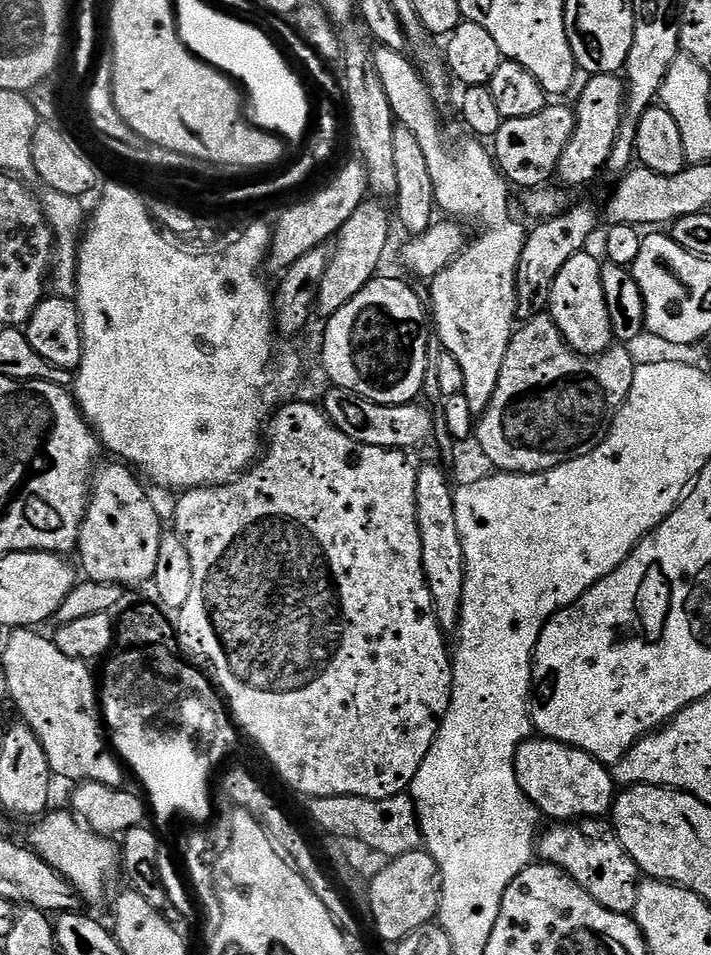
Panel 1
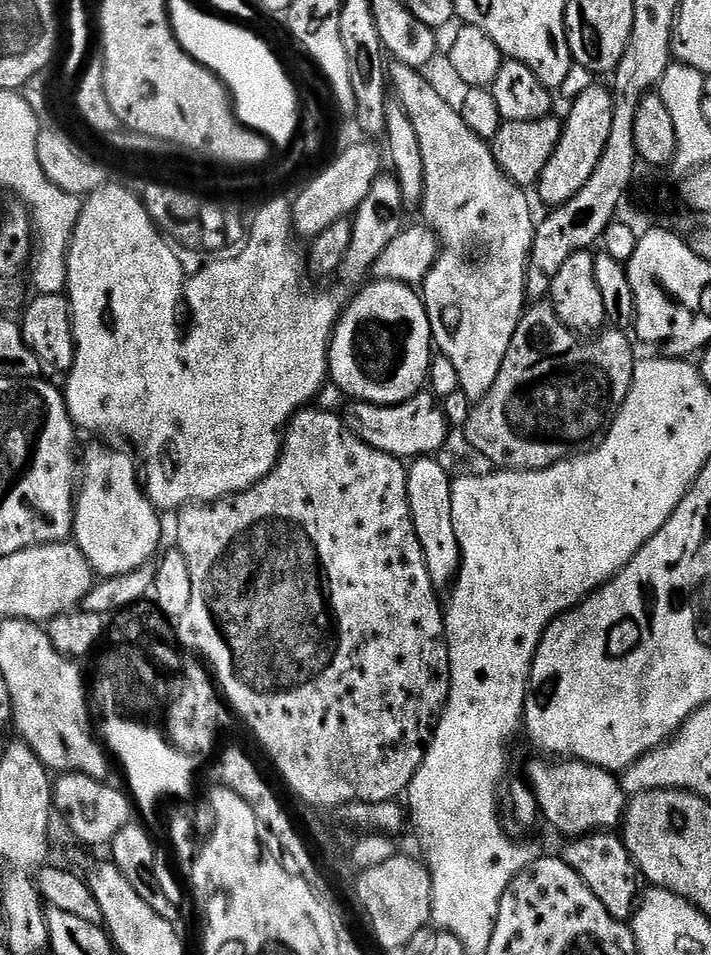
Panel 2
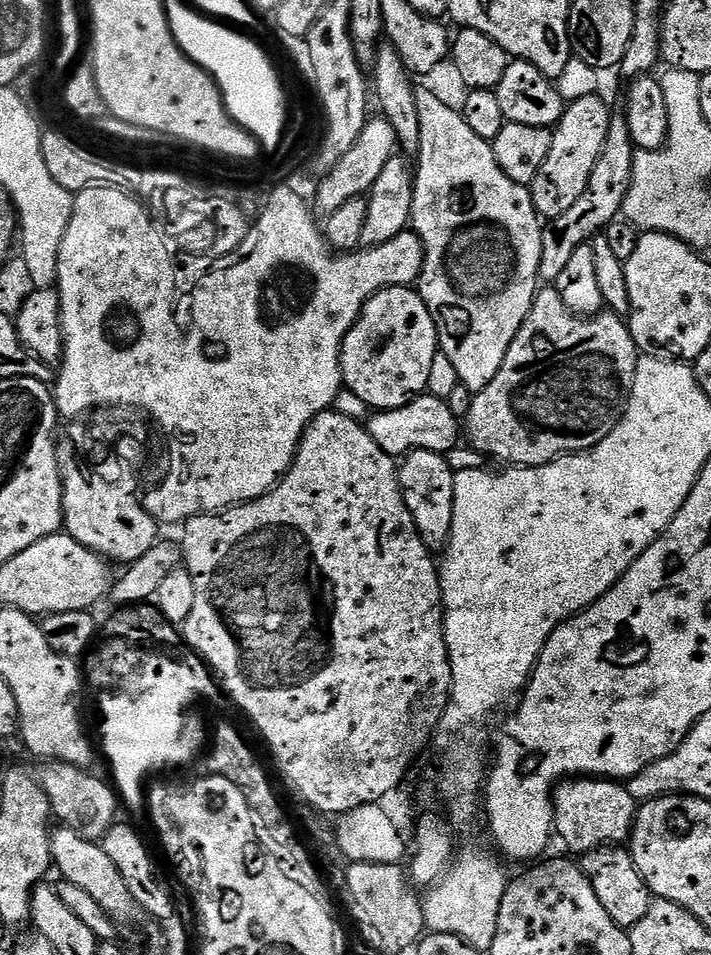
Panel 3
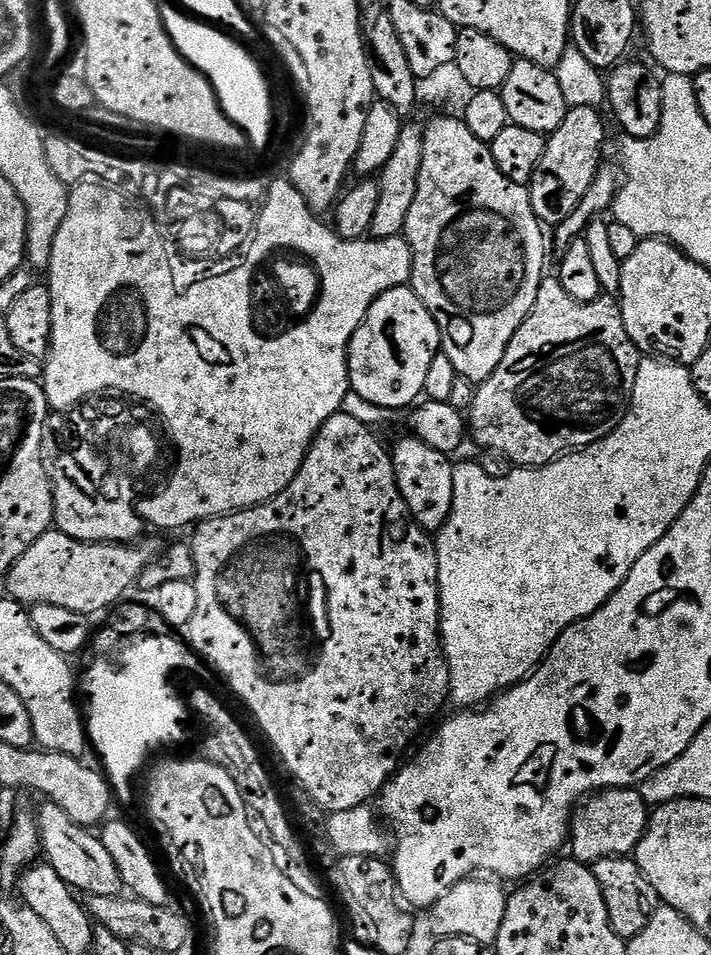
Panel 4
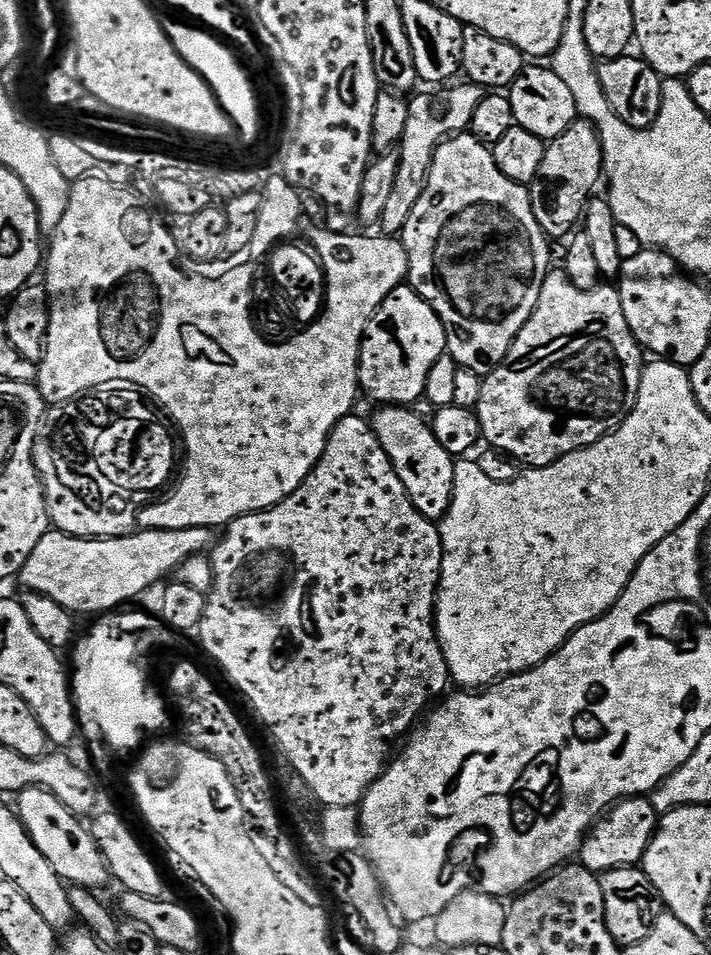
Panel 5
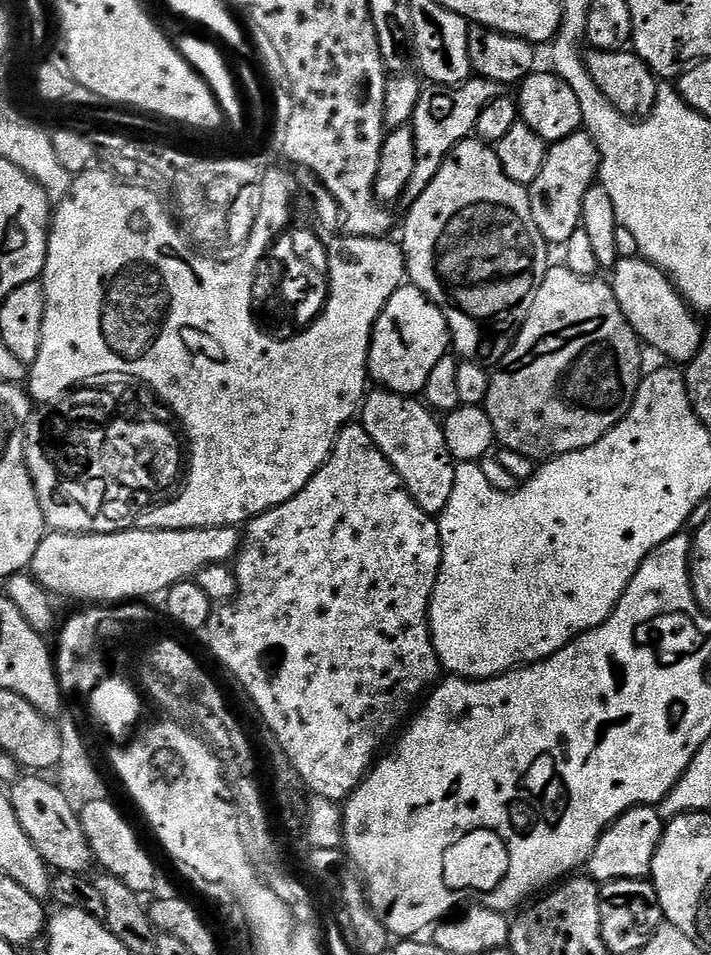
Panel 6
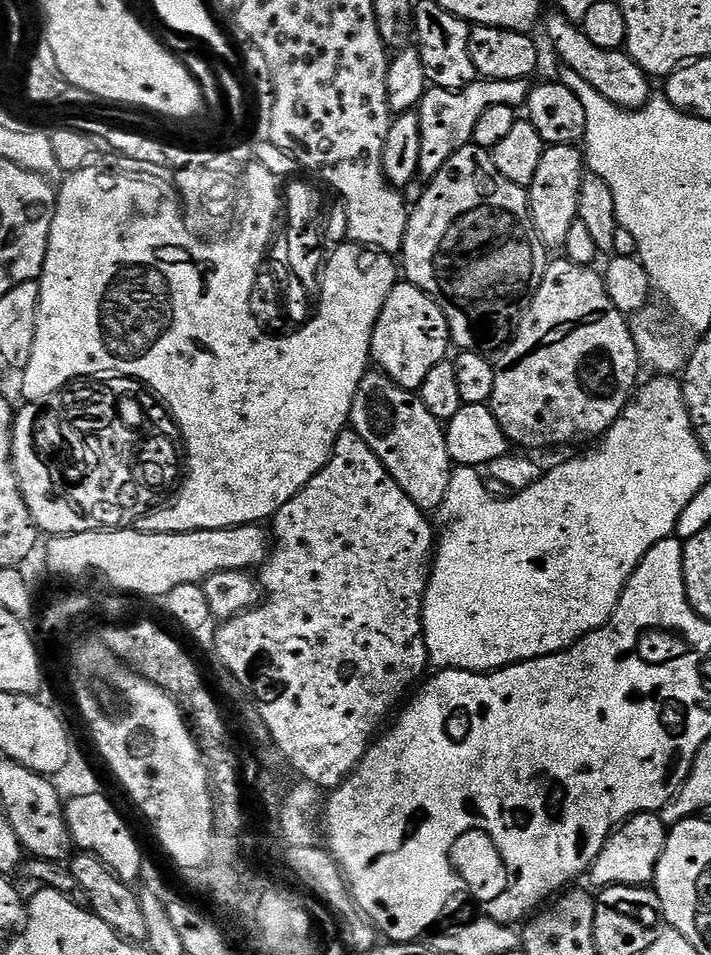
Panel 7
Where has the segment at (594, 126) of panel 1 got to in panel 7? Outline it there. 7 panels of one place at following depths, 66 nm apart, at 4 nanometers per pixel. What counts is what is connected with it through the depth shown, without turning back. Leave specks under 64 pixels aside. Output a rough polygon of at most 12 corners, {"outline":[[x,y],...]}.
{"outline":[[545,147],[526,190],[545,248],[563,249],[578,218],[586,161]]}

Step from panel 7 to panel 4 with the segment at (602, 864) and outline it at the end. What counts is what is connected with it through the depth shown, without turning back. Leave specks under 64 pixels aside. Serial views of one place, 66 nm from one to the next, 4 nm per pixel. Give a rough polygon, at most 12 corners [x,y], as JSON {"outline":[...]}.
{"outline":[[606,788],[572,814],[571,859],[635,853],[650,805]]}

